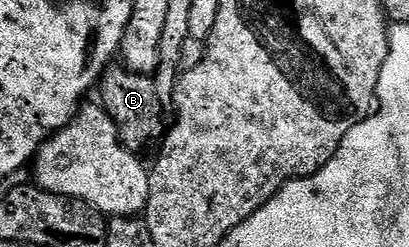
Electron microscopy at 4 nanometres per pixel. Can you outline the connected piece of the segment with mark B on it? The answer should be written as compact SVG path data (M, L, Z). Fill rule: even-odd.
M111 65L106 68L100 80L102 99L100 106L112 117L116 125L116 133L120 141L128 150L142 153L145 147L150 147L159 142L168 130L168 122L162 116L163 104L158 101L156 85L153 78L141 75L135 71L127 71L125 66Z

